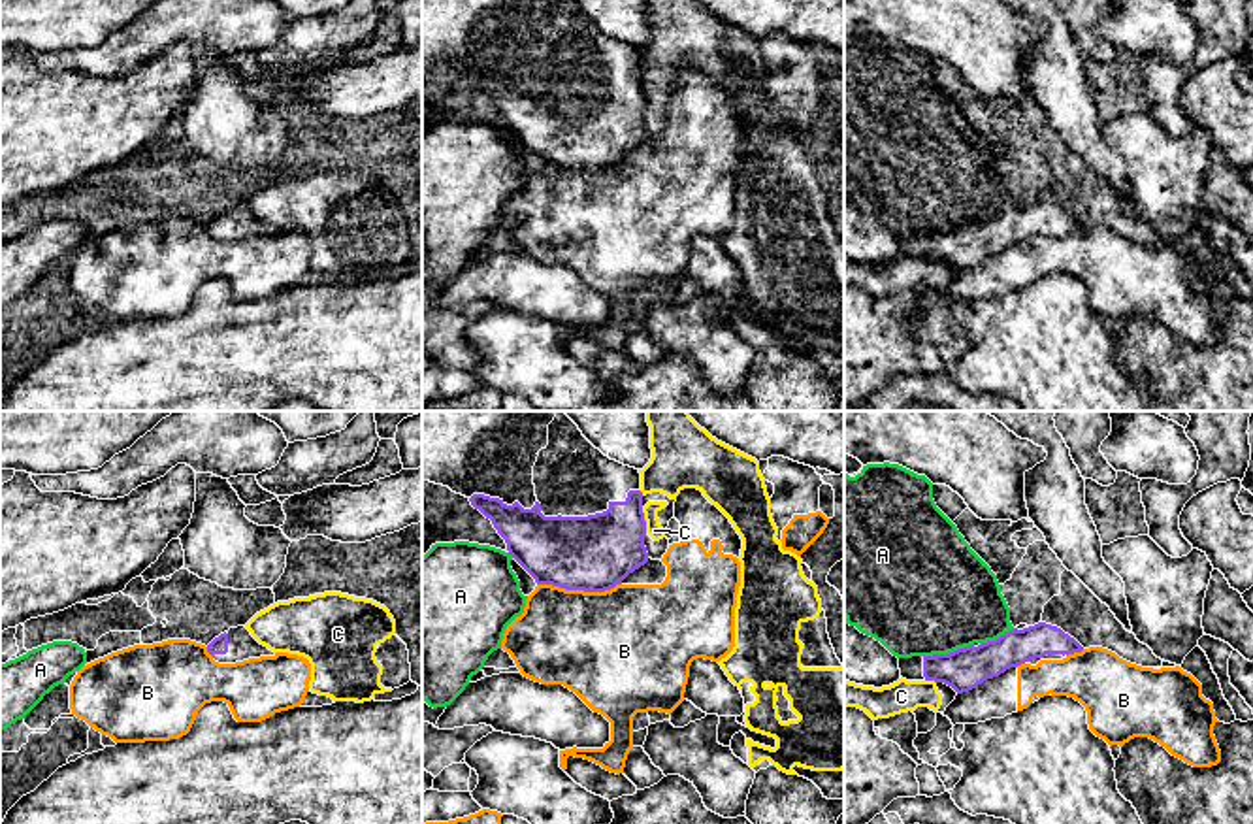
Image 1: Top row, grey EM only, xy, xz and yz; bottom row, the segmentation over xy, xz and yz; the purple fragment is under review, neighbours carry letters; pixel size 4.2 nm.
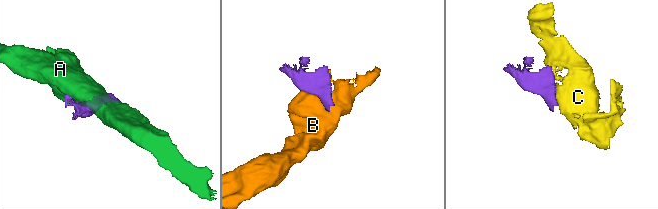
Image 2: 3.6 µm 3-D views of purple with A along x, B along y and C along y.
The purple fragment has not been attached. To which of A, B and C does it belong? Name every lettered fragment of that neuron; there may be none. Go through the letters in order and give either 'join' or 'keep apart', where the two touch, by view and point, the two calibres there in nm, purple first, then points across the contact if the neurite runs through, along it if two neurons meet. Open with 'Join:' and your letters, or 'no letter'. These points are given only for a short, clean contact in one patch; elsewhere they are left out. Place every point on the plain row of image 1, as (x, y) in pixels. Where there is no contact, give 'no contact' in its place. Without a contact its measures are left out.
Join: no letter
A: keep apart; meets purple in yz at (950, 230); 180 nm thick on the purple side, 480 nm on the other
B: keep apart; meets purple in xz at (579, 166); 320 nm thick on the purple side, 440 nm on the other
C: keep apart; meets purple in xz at (645, 98); 320 nm thick on the purple side, 70 nm on the other

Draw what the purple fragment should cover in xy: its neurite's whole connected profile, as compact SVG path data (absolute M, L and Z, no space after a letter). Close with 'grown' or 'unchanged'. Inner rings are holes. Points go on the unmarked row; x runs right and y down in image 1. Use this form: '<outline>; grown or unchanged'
M245 204L230 206L207 222L207 230L219 241L236 241L249 236L275 234L260 222Z; grown

